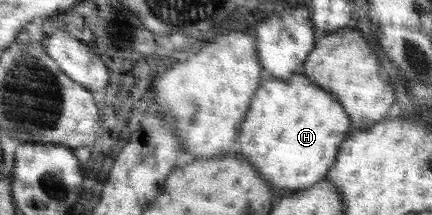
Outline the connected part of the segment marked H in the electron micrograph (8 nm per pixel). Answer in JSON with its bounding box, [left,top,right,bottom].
[230,73,351,195]

